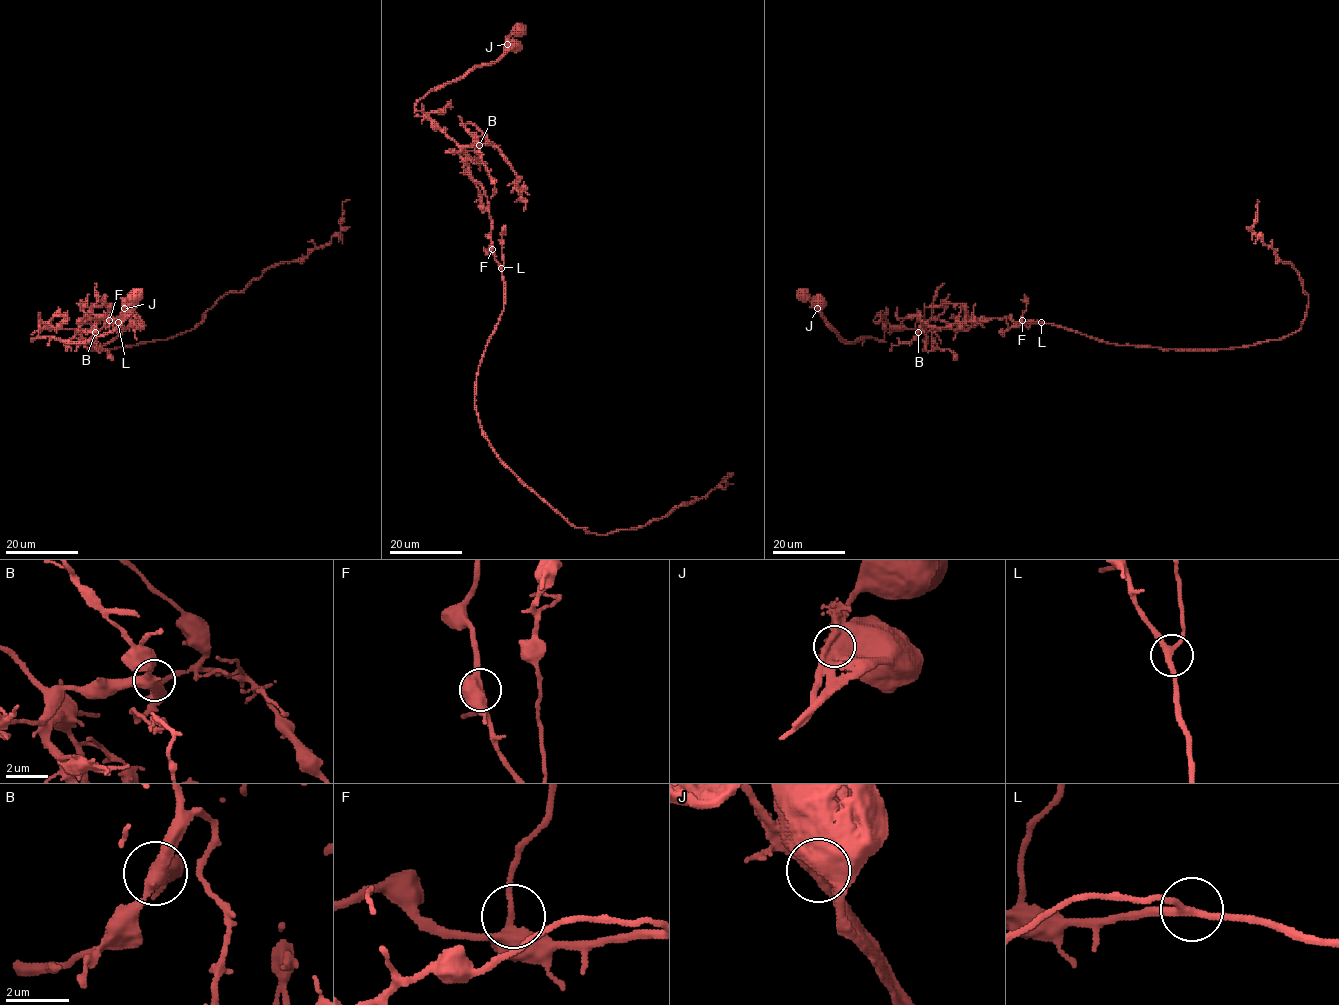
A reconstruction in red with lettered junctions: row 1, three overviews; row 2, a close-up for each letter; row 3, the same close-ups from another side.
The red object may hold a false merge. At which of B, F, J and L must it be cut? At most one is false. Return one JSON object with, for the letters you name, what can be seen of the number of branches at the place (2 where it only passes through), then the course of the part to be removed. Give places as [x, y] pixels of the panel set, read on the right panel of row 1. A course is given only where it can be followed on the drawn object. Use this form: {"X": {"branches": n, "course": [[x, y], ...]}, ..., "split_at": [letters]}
{"J": {"branches": 2, "course": [[817, 308], [839, 338], [846, 343], [855, 343], [863, 338], [862, 346]]}, "split_at": ["J"]}

